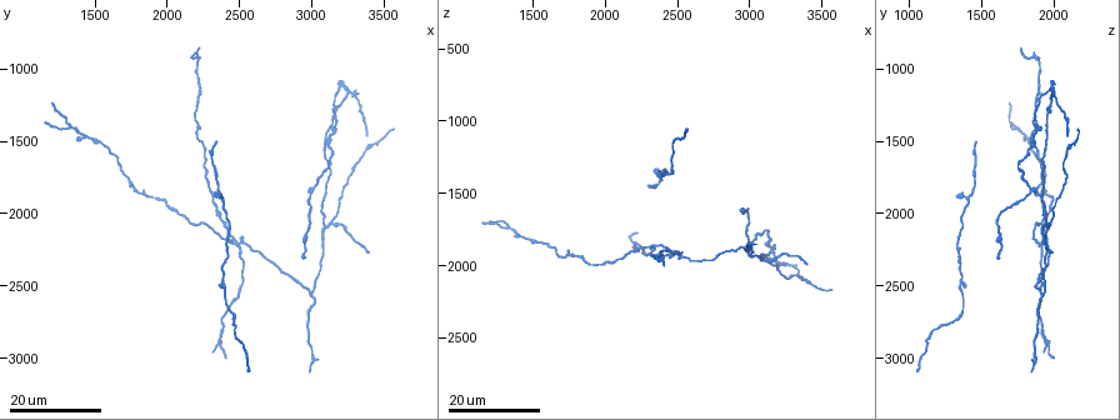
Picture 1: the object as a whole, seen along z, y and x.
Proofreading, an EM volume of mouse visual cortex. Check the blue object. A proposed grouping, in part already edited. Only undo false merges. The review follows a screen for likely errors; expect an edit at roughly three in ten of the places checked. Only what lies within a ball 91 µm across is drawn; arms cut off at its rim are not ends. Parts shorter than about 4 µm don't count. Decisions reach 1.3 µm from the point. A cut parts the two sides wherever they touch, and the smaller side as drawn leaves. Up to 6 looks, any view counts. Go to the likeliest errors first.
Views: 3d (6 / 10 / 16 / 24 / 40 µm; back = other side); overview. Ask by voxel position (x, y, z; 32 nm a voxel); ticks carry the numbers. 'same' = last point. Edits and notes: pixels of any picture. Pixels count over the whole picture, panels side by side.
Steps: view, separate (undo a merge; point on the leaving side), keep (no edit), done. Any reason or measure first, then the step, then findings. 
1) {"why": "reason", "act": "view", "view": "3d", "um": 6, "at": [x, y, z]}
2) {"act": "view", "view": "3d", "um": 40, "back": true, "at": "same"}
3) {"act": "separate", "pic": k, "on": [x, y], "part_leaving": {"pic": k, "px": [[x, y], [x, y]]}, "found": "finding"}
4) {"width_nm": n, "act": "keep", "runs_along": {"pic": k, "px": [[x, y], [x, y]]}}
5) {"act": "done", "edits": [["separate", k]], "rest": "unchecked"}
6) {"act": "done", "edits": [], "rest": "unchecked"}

{"why": "three-way junction", "act": "view", "view": "3d", "um": 24, "at": [1320, 1420, 1720]}

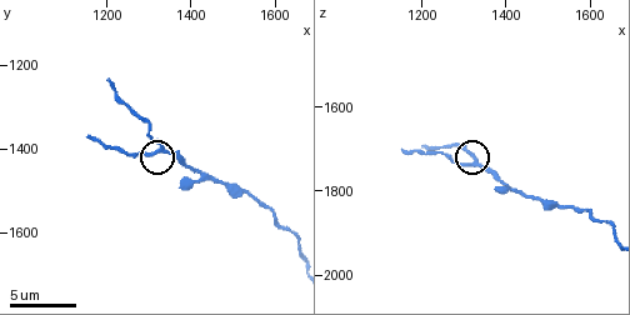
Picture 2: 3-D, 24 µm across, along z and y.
{"why": "closer look", "act": "view", "view": "3d", "um": 6, "at": [1325, 1400, 1730]}

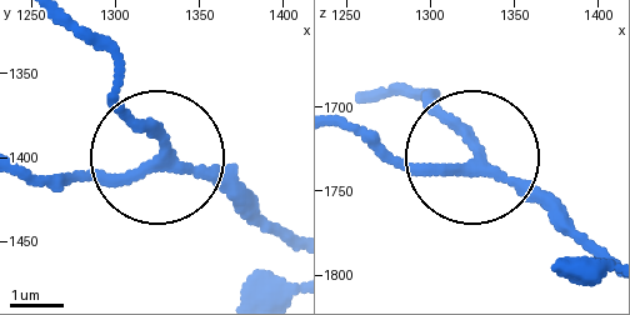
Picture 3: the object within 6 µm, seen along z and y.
{"side_arm_um": 6, "act": "keep", "runs_along": {"pic": 3, "px": [[286, 243], [165, 163], [23, 180]]}, "found": "all the same neuron"}

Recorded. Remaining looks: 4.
{"why": "three-way junction", "act": "view", "view": "3d", "um": 16, "at": [3100, 2080, 1980]}

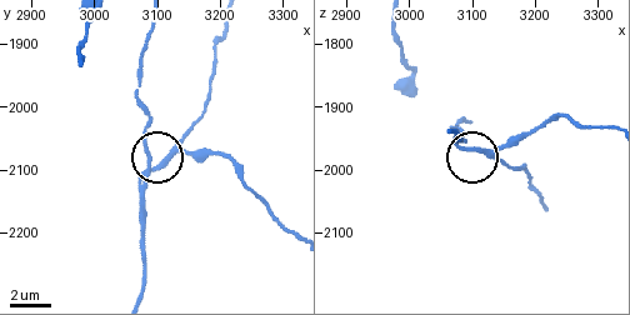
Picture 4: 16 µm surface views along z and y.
{"why": "zoom in", "act": "view", "view": "3d", "um": 10, "at": [3100, 2100, 1960]}

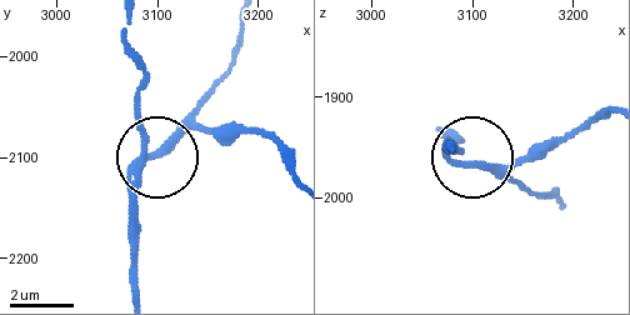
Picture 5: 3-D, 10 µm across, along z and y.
{"arms": 3, "act": "separate", "pic": 5, "on": [165, 145], "found": "two neurons meet here"}

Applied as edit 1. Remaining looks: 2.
{"why": "three arms meet", "act": "view", "view": "3d", "um": 16, "at": [3260, 1140, 2000]}

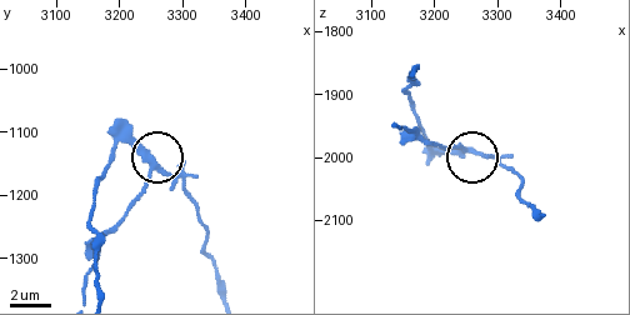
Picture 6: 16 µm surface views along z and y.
{"act": "view", "view": "3d", "um": 10, "at": [3265, 1150, 1995]}

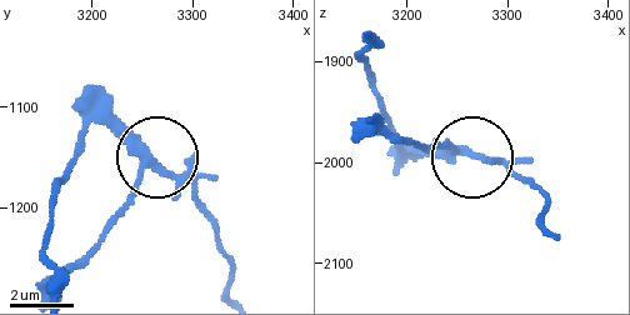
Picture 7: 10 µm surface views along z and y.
{"arms": 3, "act": "separate", "pic": 7, "on": [111, 126], "part_leaving": {"pic": 7, "px": [[148, 158], [88, 133], [53, 205], [53, 294]]}, "found": "a second neuron is stuck on"}

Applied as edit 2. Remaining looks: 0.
{"act": "done", "edits": [["separate", 5], ["separate", 7]], "rest": "unchecked"}

